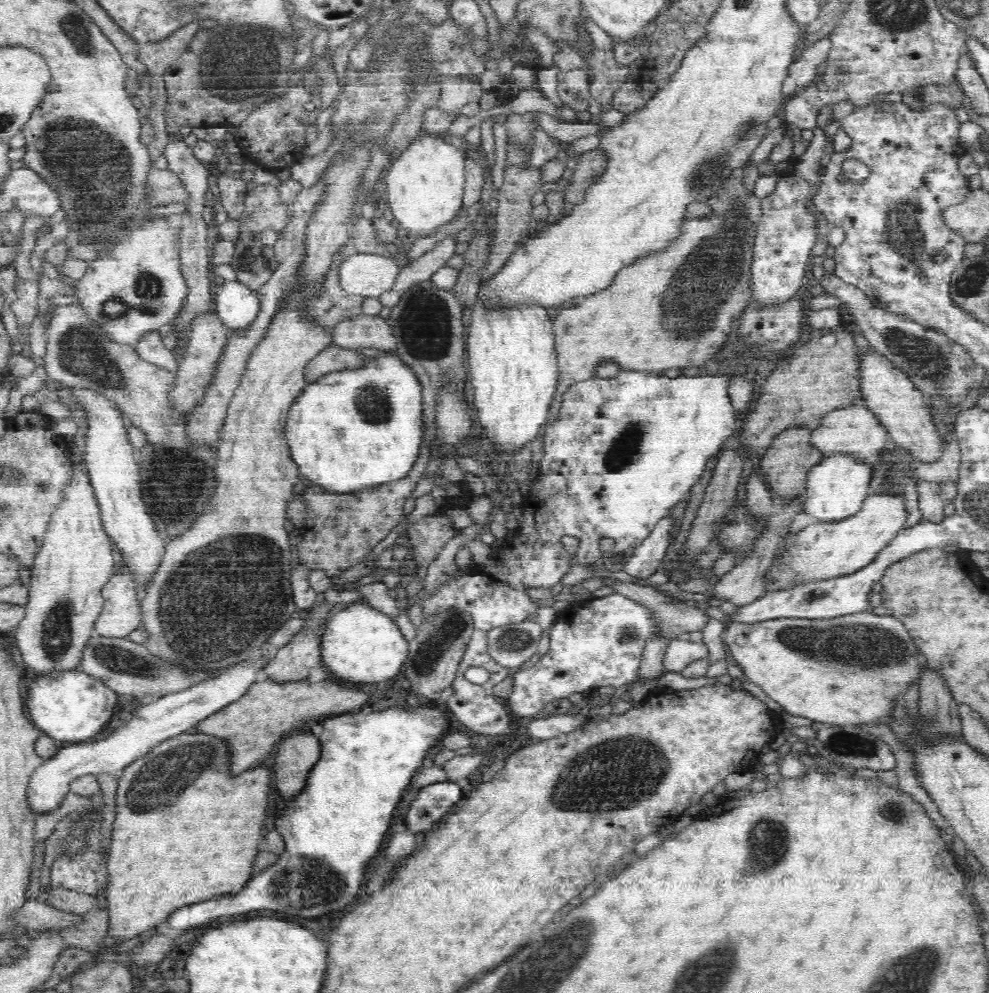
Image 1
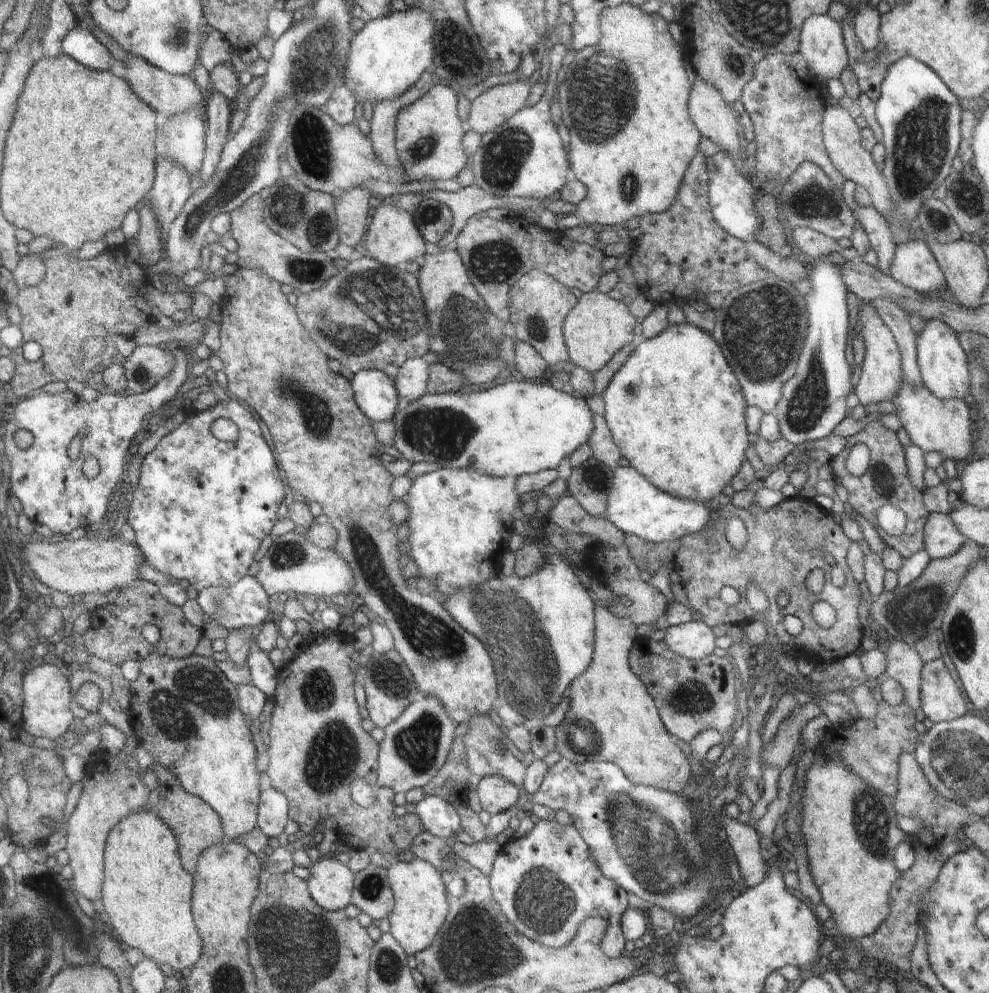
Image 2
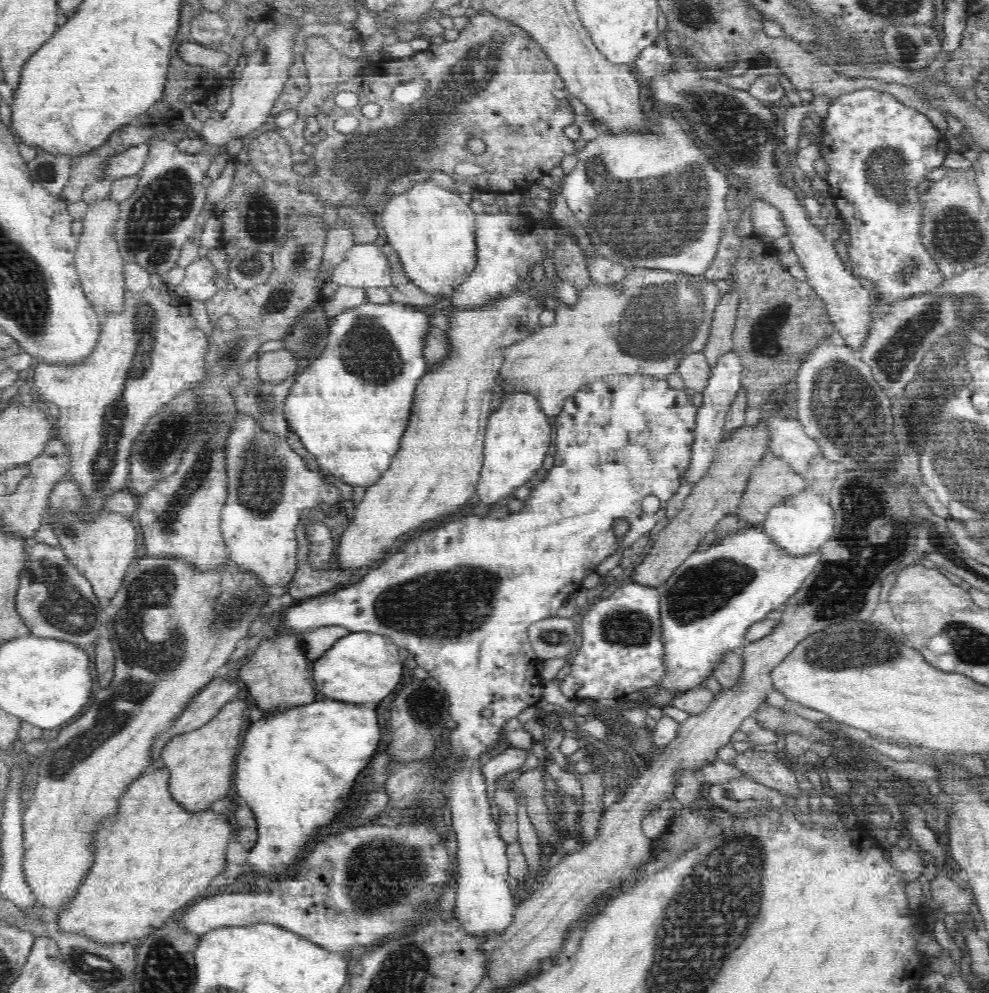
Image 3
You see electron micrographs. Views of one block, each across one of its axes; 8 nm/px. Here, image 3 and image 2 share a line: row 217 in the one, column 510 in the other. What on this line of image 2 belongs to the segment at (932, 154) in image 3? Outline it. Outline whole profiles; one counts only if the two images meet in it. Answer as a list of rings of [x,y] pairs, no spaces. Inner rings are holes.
[[[540,819],[527,835],[511,839],[498,851],[489,877],[492,894],[495,894],[499,905],[503,907],[503,913],[515,923],[516,930],[529,939],[547,947],[566,946],[574,940],[579,926],[589,918],[606,922],[601,946],[608,958],[624,958],[624,954],[628,954],[628,940],[622,930],[621,918],[624,912],[632,910],[632,898],[628,898],[628,892],[616,886],[616,882],[604,876],[596,864],[596,858],[592,858],[591,848],[574,825]]]

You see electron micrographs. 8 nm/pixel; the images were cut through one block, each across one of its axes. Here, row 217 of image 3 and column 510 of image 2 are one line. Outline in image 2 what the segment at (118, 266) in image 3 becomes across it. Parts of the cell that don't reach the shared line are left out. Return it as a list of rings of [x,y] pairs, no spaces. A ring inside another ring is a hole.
[[[535,78],[496,85],[482,92],[471,102],[468,121],[470,130],[480,135],[506,124],[524,108],[530,98]]]

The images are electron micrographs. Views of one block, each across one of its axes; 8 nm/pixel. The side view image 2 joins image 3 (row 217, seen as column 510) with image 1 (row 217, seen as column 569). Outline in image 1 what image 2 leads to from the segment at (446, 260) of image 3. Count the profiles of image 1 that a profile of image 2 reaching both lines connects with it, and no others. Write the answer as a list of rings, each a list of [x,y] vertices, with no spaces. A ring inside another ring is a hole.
[[[424,133],[414,139],[398,157],[393,158],[382,177],[383,200],[387,210],[392,210],[392,219],[400,222],[410,234],[426,238],[436,232],[438,226],[448,224],[461,212],[464,194],[464,168],[466,160],[456,141],[448,140],[444,135]]]

